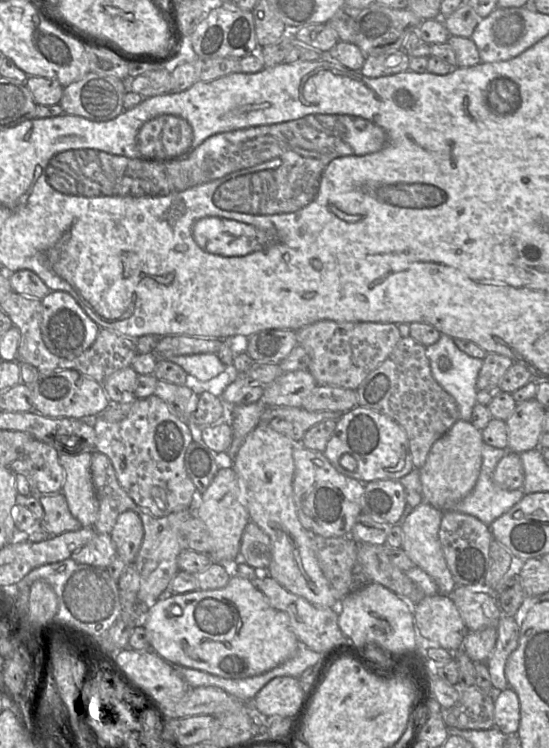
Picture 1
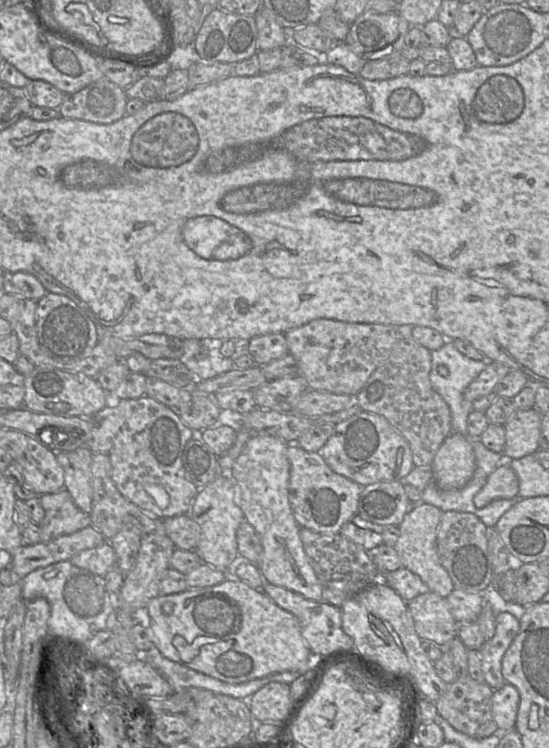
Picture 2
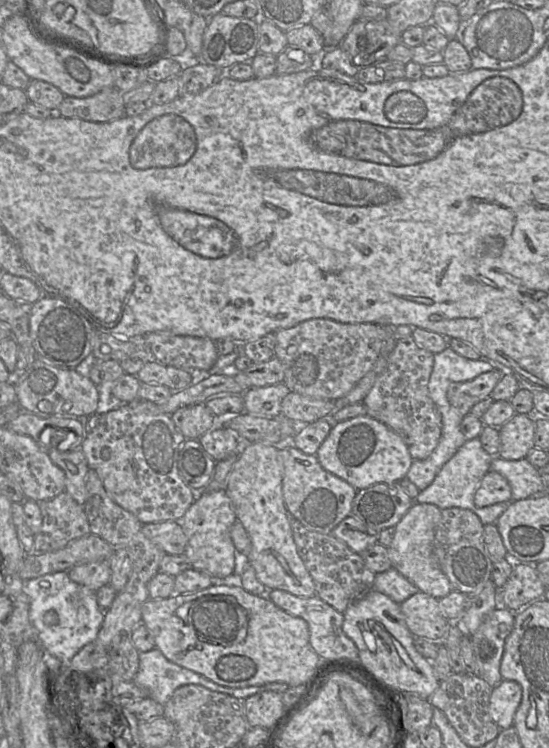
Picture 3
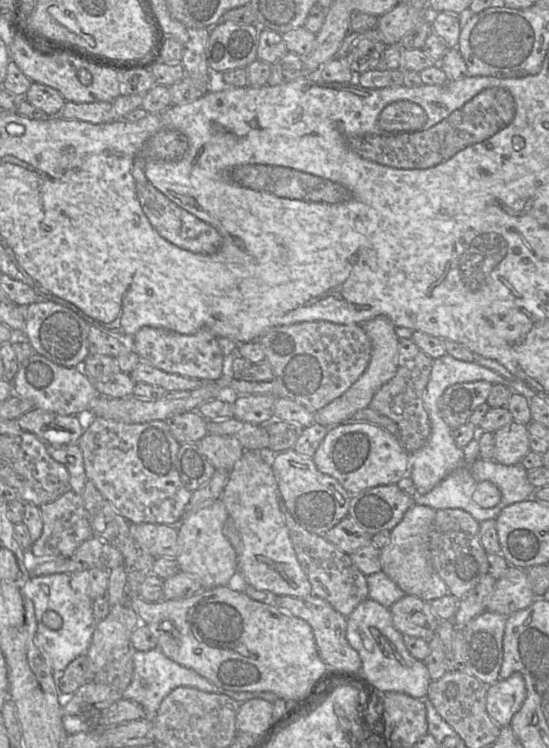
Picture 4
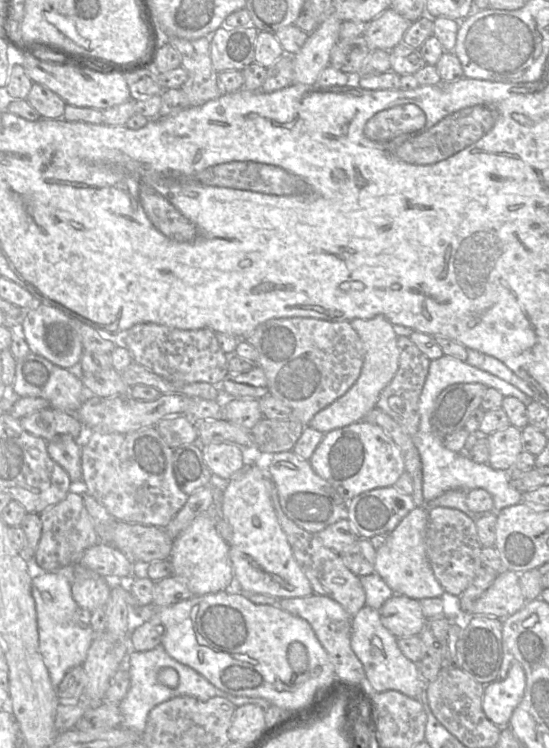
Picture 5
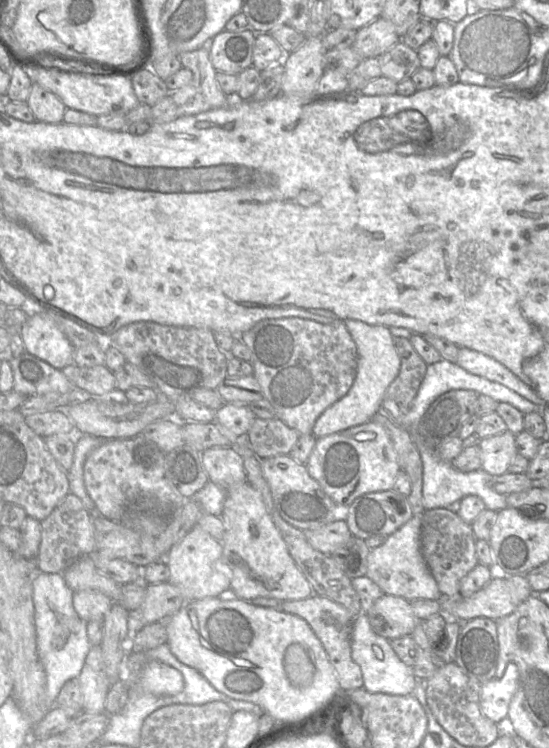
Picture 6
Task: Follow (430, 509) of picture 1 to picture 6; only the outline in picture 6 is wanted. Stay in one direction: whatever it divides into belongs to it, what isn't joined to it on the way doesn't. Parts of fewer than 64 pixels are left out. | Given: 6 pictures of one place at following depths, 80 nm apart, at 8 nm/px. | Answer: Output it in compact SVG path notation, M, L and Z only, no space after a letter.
M413 515L389 535L382 545L370 550L366 576L375 582L385 595L402 597L407 601L442 600L438 585L421 552L420 535L421 515Z

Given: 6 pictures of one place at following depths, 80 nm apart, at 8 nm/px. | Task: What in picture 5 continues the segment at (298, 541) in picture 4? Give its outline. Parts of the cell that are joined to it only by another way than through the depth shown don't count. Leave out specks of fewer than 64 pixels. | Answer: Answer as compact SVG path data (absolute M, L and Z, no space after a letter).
M272 479L268 480L268 491L277 519L291 546L294 558L310 581L314 594L336 601L351 617L354 617L361 608L366 606L366 595L360 577L346 567L340 554L325 547L317 535L302 529L285 515L279 502L276 485Z

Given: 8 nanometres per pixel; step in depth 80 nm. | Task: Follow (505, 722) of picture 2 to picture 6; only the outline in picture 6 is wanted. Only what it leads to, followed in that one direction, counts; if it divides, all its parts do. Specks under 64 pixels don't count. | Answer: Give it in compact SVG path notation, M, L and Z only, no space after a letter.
M508 663L500 679L481 684L479 705L483 715L495 724L508 717L509 704L519 684L519 669Z

